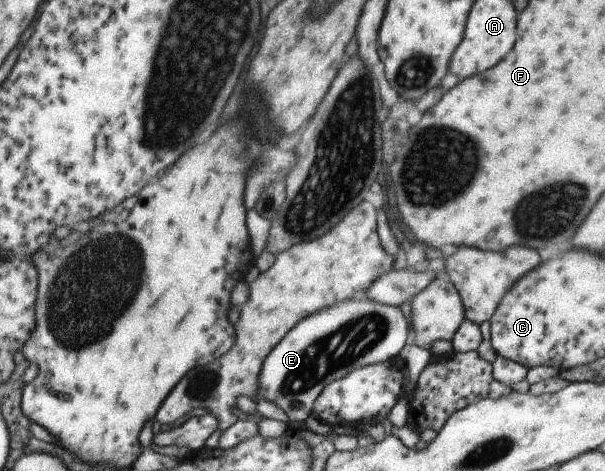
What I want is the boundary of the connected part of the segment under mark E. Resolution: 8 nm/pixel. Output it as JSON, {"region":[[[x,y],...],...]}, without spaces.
{"region":[[[357,295],[301,320],[271,350],[258,377],[258,395],[279,406],[289,419],[305,422],[312,416],[314,401],[326,385],[351,373],[351,370],[399,357],[408,339],[408,324],[402,308],[380,304],[364,295]]]}

